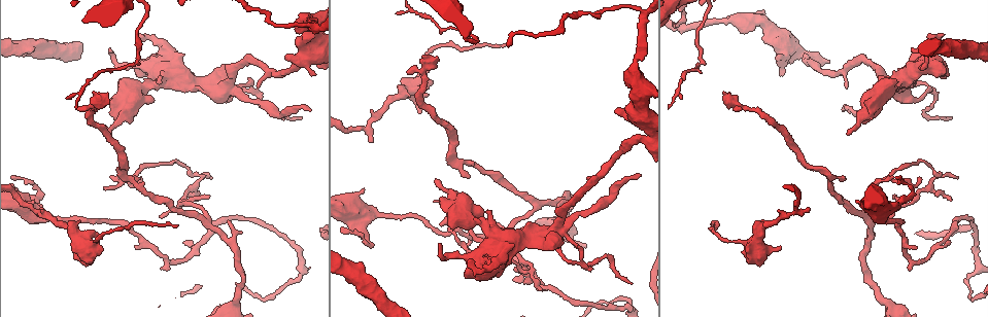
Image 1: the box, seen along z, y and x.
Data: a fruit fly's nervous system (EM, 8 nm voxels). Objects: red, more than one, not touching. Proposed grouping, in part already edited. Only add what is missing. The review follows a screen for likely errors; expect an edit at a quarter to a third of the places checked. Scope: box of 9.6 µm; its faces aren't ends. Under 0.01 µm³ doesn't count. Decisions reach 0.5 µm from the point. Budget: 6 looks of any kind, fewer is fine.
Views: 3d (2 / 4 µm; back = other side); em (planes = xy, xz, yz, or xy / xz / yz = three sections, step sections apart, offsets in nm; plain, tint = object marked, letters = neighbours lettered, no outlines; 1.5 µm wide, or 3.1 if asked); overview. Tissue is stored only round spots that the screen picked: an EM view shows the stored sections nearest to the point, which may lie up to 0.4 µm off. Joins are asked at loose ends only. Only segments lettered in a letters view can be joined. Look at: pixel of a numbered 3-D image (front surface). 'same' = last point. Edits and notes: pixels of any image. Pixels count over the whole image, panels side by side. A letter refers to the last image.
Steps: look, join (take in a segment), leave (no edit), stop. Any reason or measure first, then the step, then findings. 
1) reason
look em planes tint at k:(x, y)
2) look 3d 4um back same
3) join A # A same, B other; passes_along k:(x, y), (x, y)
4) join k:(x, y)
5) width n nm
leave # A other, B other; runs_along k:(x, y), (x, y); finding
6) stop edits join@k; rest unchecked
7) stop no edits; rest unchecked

an open end
look 3d 2um at 1:(614, 110)

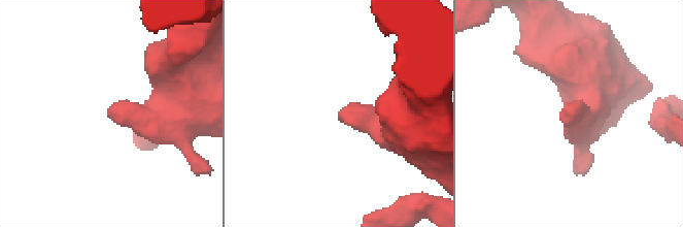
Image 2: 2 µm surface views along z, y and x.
need the tissue
look em planes letters at 2:(571, 112)

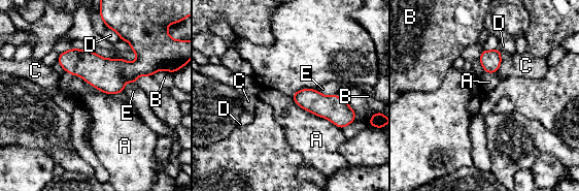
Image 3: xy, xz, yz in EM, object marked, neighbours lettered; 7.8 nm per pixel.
width 260 nm; longest_contact A 480 nm
leave # A other, B other, C other, D other, E other; no lettered segment goes on from it

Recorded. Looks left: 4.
branch stops here
look em xy step 8 letters at 1:(437, 180)

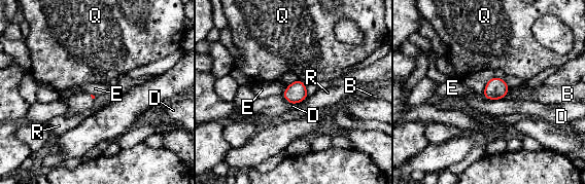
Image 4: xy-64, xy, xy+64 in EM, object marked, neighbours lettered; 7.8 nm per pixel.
look em planes letters same

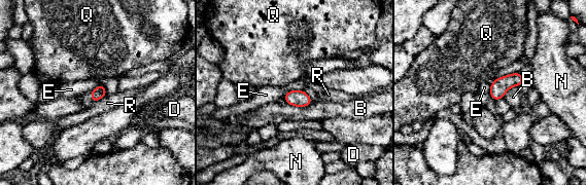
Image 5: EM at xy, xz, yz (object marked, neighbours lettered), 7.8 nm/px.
leave # B other, D other, E other, N other, Q other, R other; border 5:(303, 89), (290, 89), (283, 97); none of them fits

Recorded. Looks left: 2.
thin end
look 3d 2um at 1:(951, 198)

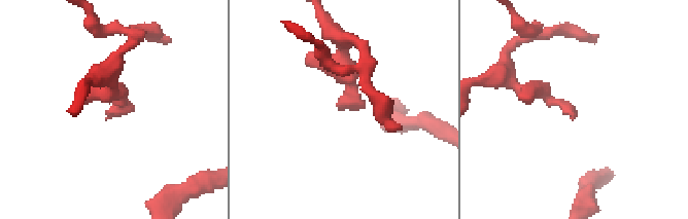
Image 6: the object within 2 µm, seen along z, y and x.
now the EM
look em planes letters at 6:(574, 118)

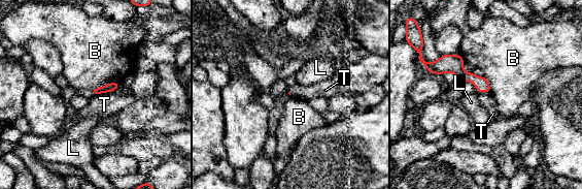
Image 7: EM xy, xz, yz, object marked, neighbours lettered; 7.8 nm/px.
leave # B other, L other, T other; runs_along 7:(434, 68), (455, 67), (487, 90); no lettered segment goes on from it

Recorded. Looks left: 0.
stop no edits; rest unchecked

